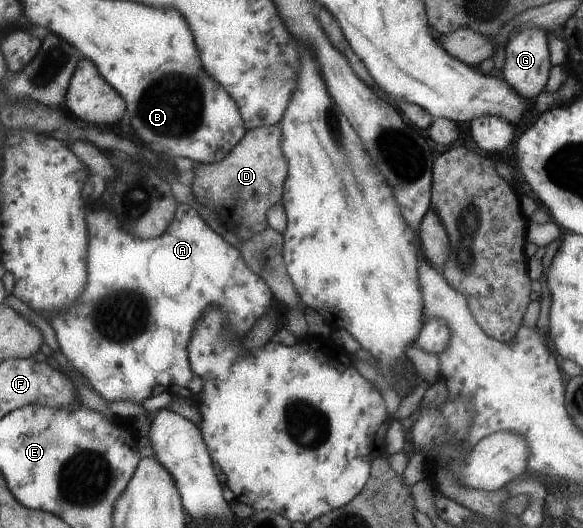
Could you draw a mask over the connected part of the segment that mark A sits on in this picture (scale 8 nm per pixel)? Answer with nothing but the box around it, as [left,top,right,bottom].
[46,203,284,409]

